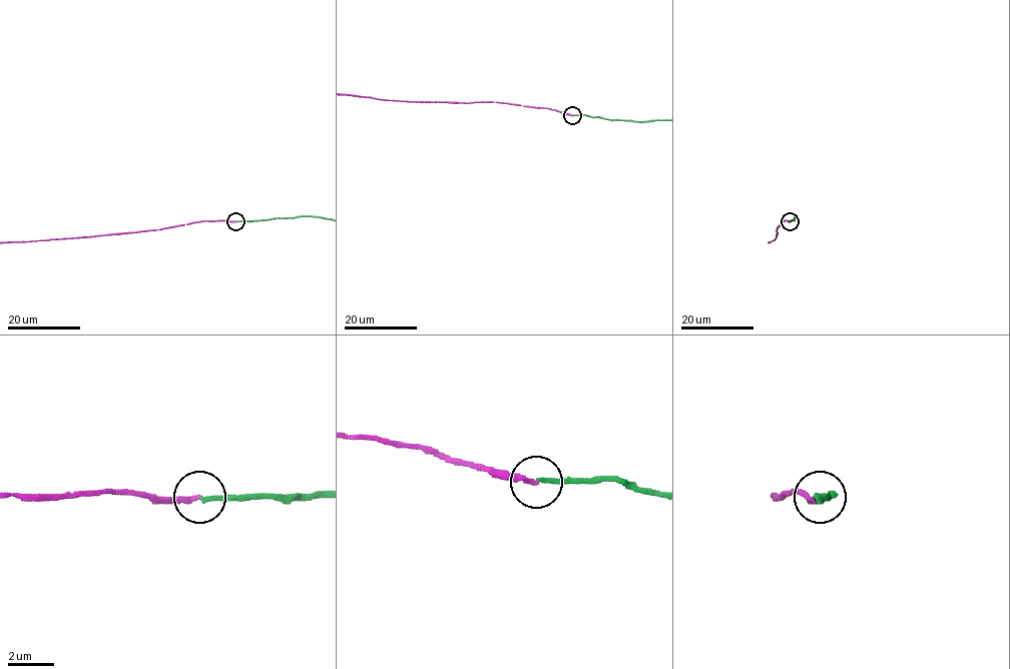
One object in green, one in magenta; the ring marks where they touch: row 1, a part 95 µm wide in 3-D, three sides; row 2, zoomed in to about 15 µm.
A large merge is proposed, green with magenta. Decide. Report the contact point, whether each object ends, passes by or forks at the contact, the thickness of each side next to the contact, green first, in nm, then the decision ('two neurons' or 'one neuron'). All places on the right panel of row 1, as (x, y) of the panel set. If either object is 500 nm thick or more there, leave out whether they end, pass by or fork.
place (790, 221); green ends; magenta ends; calibres 180 and 200 nm; two neurons

